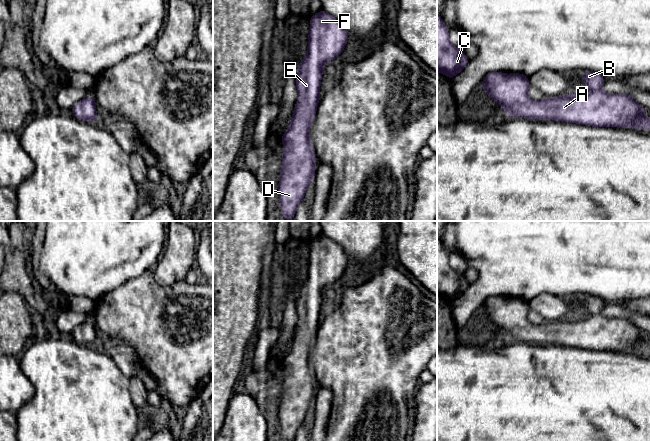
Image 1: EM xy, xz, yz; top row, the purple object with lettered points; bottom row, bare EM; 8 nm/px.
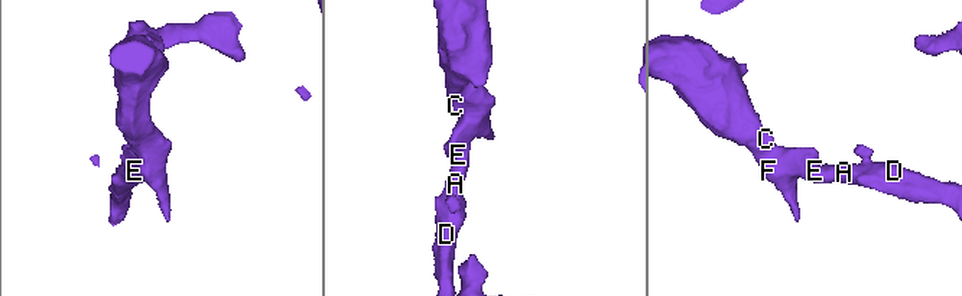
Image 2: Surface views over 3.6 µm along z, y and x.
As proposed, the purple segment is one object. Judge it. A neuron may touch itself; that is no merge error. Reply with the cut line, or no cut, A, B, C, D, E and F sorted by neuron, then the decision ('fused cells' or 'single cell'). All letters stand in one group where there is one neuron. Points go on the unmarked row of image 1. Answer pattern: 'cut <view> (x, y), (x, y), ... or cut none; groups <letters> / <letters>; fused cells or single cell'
cut none; groups A B C D E F; single cell

